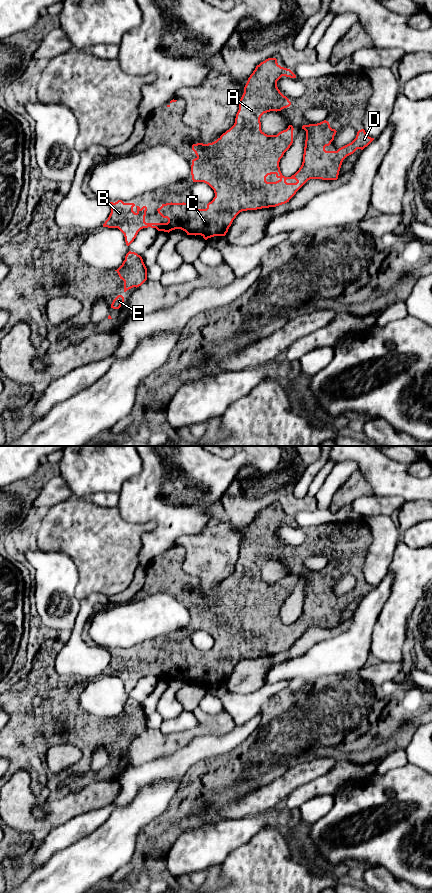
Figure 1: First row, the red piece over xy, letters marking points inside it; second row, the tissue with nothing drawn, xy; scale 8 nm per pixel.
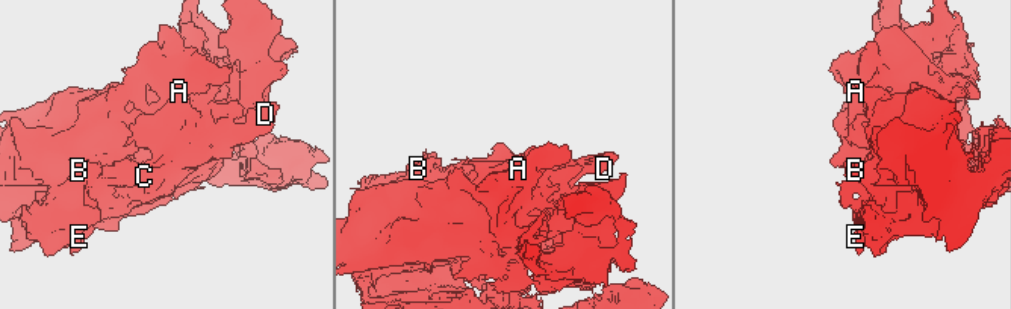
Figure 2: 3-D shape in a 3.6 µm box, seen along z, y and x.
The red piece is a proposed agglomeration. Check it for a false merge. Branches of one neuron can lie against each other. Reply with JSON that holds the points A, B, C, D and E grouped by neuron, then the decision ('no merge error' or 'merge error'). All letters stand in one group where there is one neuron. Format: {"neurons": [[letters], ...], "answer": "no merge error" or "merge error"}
{"neurons": [["A", "B", "C", "D", "E"]], "answer": "no merge error"}

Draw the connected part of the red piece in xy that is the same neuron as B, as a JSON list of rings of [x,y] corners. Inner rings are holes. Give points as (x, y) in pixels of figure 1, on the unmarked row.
[[[268,506],[265,509],[261,510],[259,513],[257,513],[255,518],[253,519],[253,521],[248,526],[248,529],[247,529],[247,531],[244,535],[244,541],[243,541],[243,543],[240,547],[239,558],[236,562],[234,573],[229,578],[227,578],[225,581],[223,581],[216,589],[214,589],[212,591],[208,591],[208,592],[197,591],[197,592],[192,593],[192,598],[195,600],[195,602],[197,604],[195,607],[192,608],[192,613],[191,613],[192,628],[193,628],[193,630],[204,630],[204,631],[208,632],[214,638],[214,641],[215,641],[215,645],[213,646],[213,648],[211,650],[209,650],[207,652],[206,657],[193,657],[191,655],[190,651],[184,651],[184,650],[183,651],[172,651],[172,650],[171,651],[166,651],[166,652],[162,652],[162,654],[160,656],[158,656],[157,659],[163,666],[167,666],[168,670],[167,671],[146,671],[145,670],[145,664],[146,664],[146,659],[147,659],[146,654],[143,654],[142,656],[140,656],[139,654],[136,654],[134,651],[124,651],[122,648],[118,648],[115,651],[110,650],[111,661],[110,661],[108,667],[103,672],[103,675],[118,676],[124,682],[125,690],[126,690],[127,694],[129,694],[134,689],[138,680],[141,677],[148,676],[148,675],[156,676],[158,679],[164,679],[164,680],[168,680],[168,681],[172,678],[175,678],[175,677],[181,677],[181,678],[185,679],[187,681],[187,683],[195,683],[195,684],[196,683],[201,683],[205,688],[207,688],[208,686],[211,686],[211,685],[214,685],[214,684],[225,684],[226,681],[228,680],[228,677],[231,674],[233,668],[242,659],[257,658],[257,657],[269,656],[269,655],[276,655],[276,654],[279,654],[279,653],[282,653],[282,652],[285,652],[285,651],[289,650],[289,648],[296,642],[296,640],[310,627],[337,628],[343,608],[347,604],[353,602],[357,597],[363,598],[365,595],[367,595],[374,588],[374,586],[369,585],[366,582],[365,578],[361,577],[357,580],[356,586],[351,591],[339,596],[337,599],[326,599],[325,595],[329,594],[331,592],[331,590],[334,588],[334,584],[335,584],[337,579],[335,577],[332,577],[330,575],[329,570],[326,569],[326,568],[324,568],[320,571],[317,571],[317,572],[303,573],[302,577],[304,577],[306,579],[306,588],[305,588],[305,595],[304,595],[302,613],[299,616],[299,618],[294,623],[292,623],[291,625],[283,624],[281,619],[280,619],[279,610],[280,610],[280,607],[283,605],[284,601],[290,596],[290,594],[293,591],[293,578],[294,578],[294,576],[293,576],[292,573],[289,573],[286,578],[283,578],[283,579],[279,580],[277,583],[267,583],[261,578],[261,570],[260,570],[260,566],[264,561],[267,561],[267,560],[270,560],[270,559],[276,559],[276,560],[281,559],[282,557],[287,556],[291,553],[291,550],[289,549],[289,547],[286,544],[284,544],[277,535],[277,529],[282,524],[286,524],[286,525],[290,525],[290,526],[296,526],[296,523],[290,517],[281,515],[277,511],[276,506]],[[271,622],[275,622],[276,625],[279,628],[276,629],[276,630],[267,630],[266,625],[268,623],[271,623]]]

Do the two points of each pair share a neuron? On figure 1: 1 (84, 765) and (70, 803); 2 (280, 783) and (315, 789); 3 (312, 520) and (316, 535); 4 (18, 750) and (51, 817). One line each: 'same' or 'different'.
1: different
2: different
3: different
4: different

